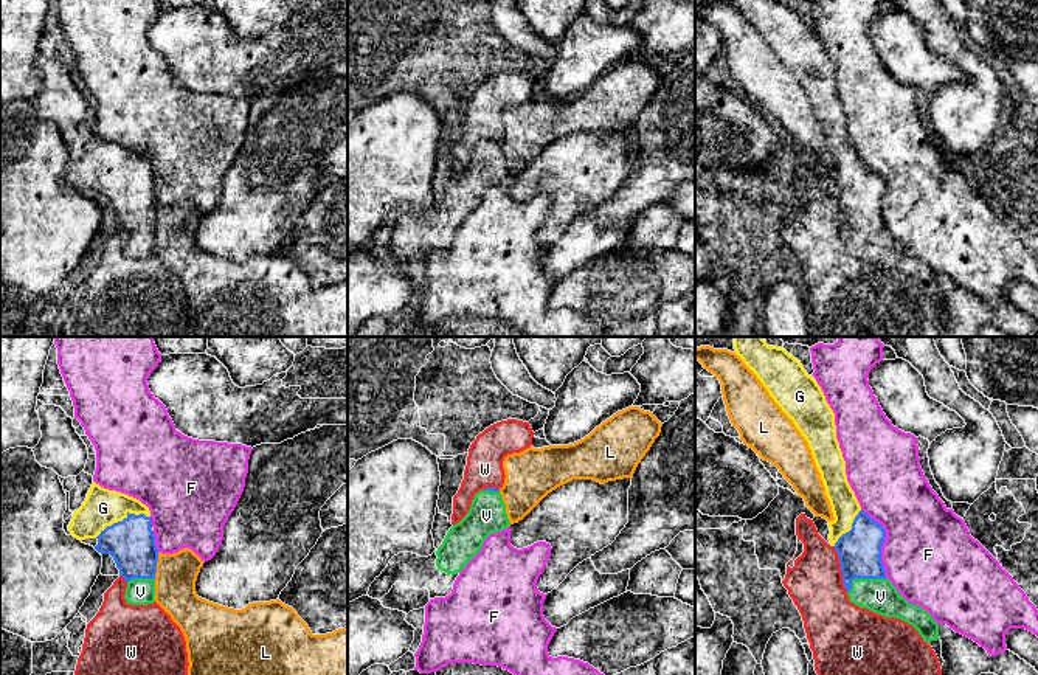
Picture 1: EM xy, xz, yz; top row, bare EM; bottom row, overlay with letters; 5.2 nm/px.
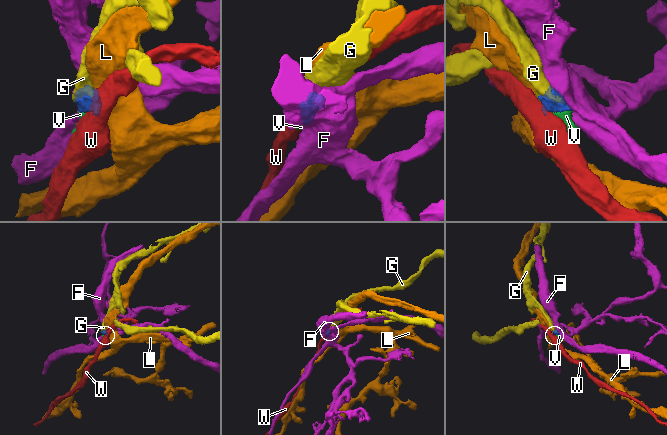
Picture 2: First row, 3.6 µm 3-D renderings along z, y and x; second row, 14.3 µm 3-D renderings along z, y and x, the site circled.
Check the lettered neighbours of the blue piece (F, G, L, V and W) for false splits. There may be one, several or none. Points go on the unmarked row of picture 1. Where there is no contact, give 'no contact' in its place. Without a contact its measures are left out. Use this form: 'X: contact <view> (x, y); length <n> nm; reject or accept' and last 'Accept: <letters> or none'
F: contact yz (883, 193); length 400 nm; reject
G: contact xy (123, 173); length 300 nm; accept
L: contact xy (155, 218); length 140 nm; reject
V: contact yz (863, 230); length 220 nm; accept
W: contact yz (841, 222); length 260 nm; reject
Accept: G, V

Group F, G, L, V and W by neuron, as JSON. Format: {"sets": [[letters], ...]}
{"sets": [["F"], ["G", "V"], ["L"], ["W"]]}

